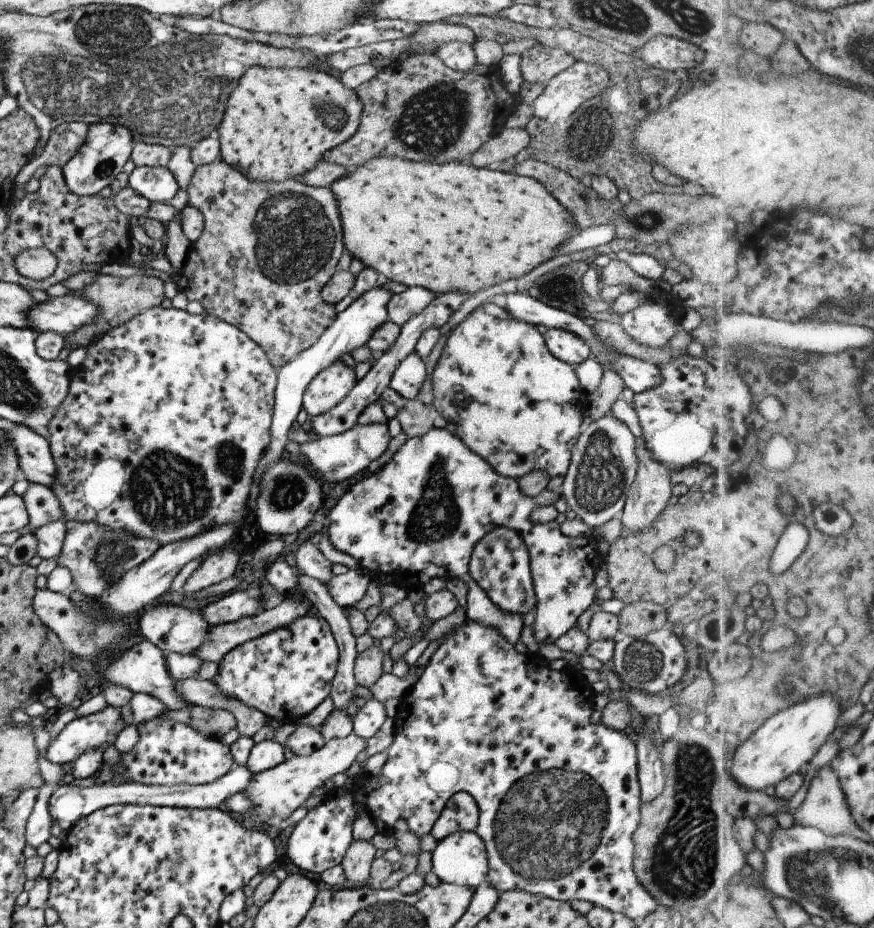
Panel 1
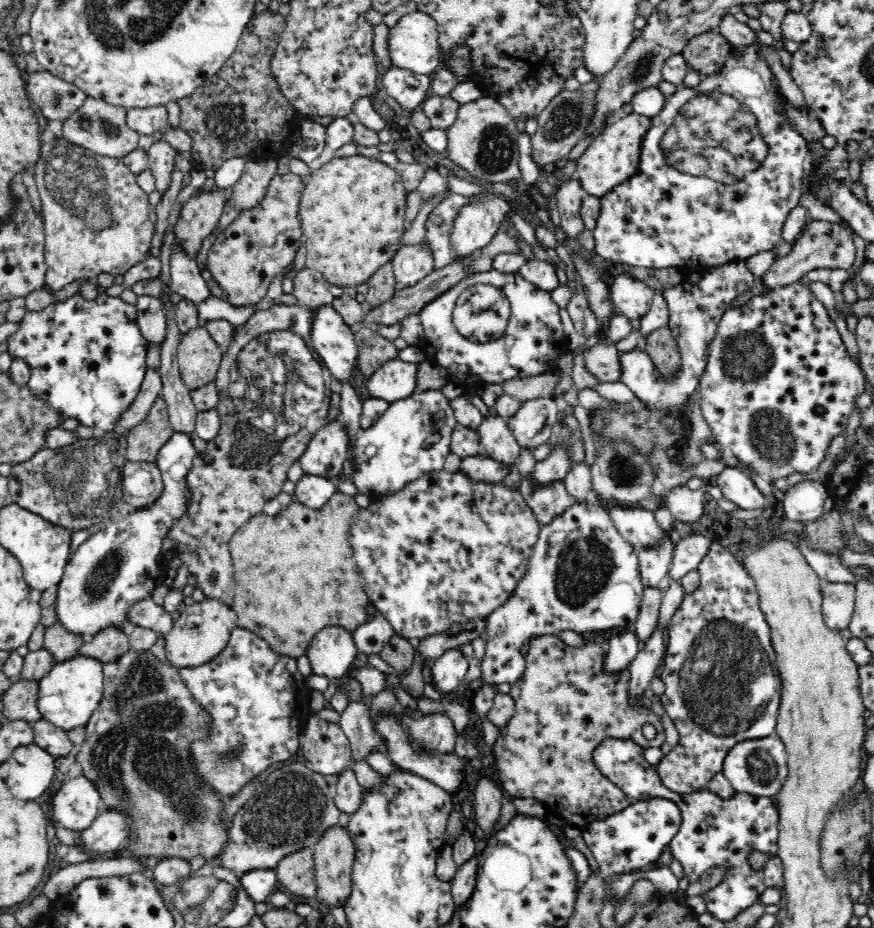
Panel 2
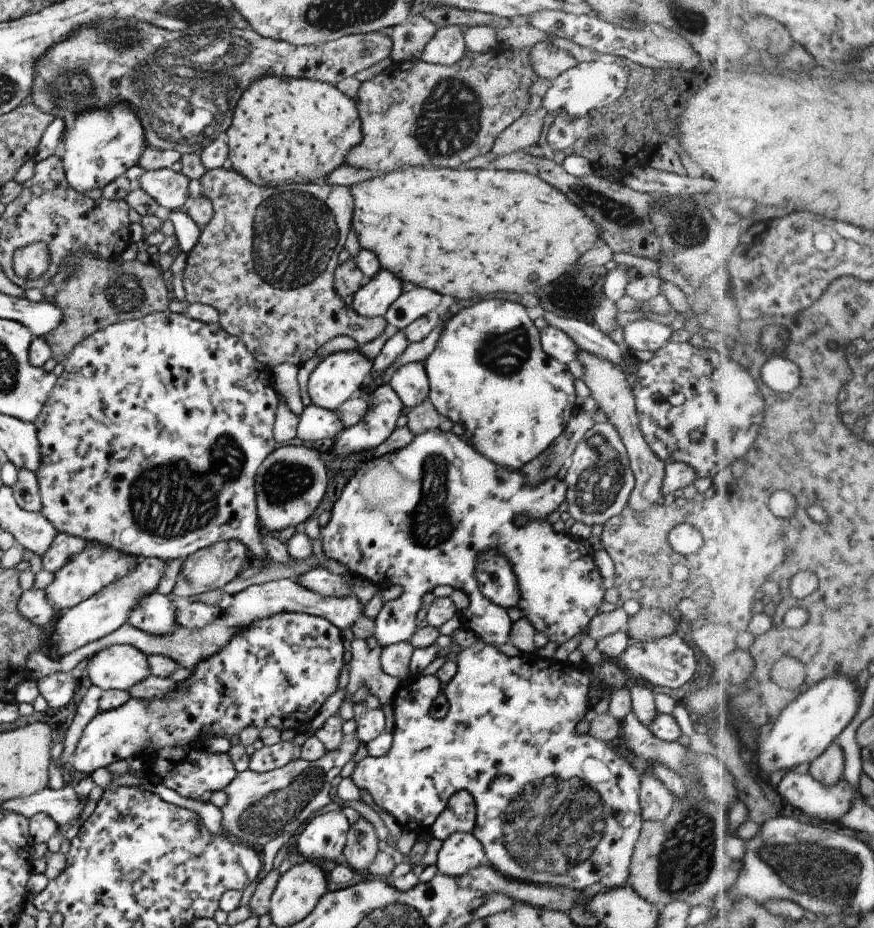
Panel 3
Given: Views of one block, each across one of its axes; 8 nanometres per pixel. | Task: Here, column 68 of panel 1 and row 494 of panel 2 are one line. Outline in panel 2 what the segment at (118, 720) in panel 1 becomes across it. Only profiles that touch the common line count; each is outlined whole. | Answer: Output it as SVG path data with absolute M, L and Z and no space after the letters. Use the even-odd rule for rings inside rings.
M726 467L724 471L716 475L716 484L720 487L723 497L733 502L742 510L761 510L766 508L764 496L752 480L748 473L740 471L734 467Z

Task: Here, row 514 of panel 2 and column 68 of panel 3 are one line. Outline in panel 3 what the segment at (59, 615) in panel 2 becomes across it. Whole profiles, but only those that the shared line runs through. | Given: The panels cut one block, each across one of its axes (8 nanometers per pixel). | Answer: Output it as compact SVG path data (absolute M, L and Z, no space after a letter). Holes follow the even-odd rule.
M117 101L110 107L85 109L65 125L55 156L61 160L65 181L73 191L84 193L103 189L109 182L137 165L147 144L144 128L127 103Z

